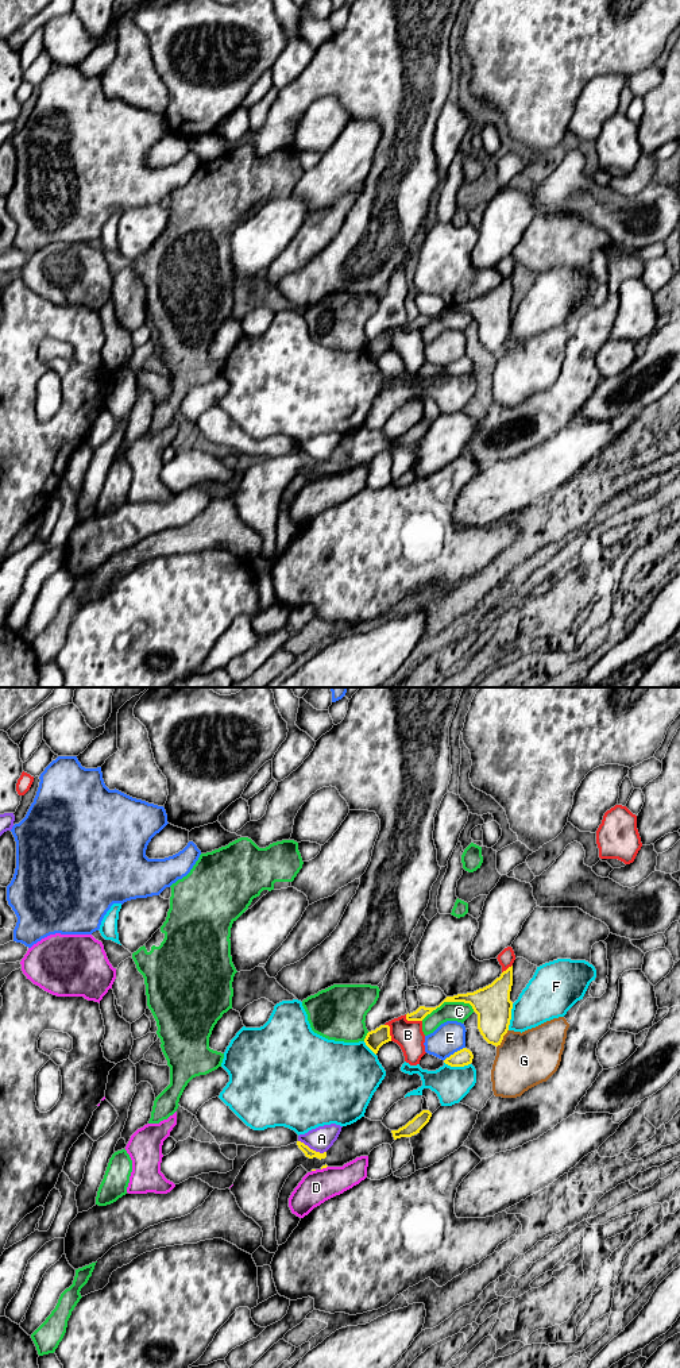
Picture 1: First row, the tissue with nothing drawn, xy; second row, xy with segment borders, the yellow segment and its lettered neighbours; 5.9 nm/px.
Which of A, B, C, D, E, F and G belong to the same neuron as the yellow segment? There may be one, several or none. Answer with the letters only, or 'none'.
none

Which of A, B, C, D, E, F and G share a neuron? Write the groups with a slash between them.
A / B / C / D / E / F / G

